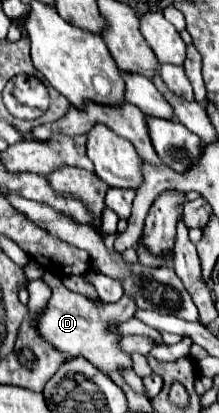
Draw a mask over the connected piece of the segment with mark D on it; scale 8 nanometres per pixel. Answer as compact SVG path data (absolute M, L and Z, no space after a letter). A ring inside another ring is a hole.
M47 271L42 279L52 288L52 299L48 303L48 309L38 317L38 333L62 353L70 357L84 357L106 375L120 369L132 369L130 355L118 347L122 337L110 331L110 323L122 323L132 319L136 313L136 303L130 297L122 297L116 303L104 303L100 299L94 301L82 293L66 289L60 276ZM96 323L100 333L96 333Z

